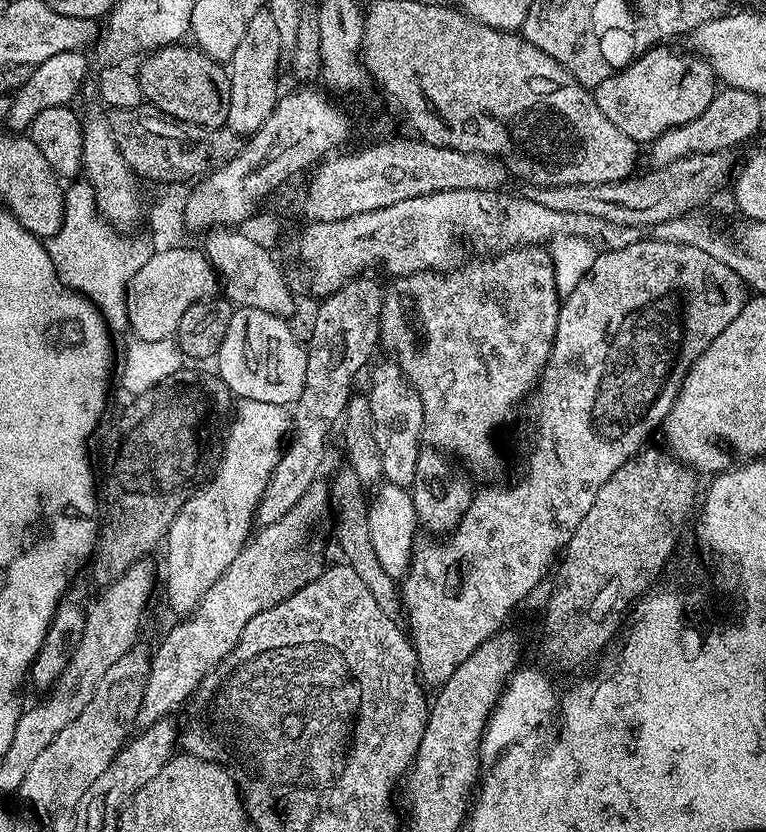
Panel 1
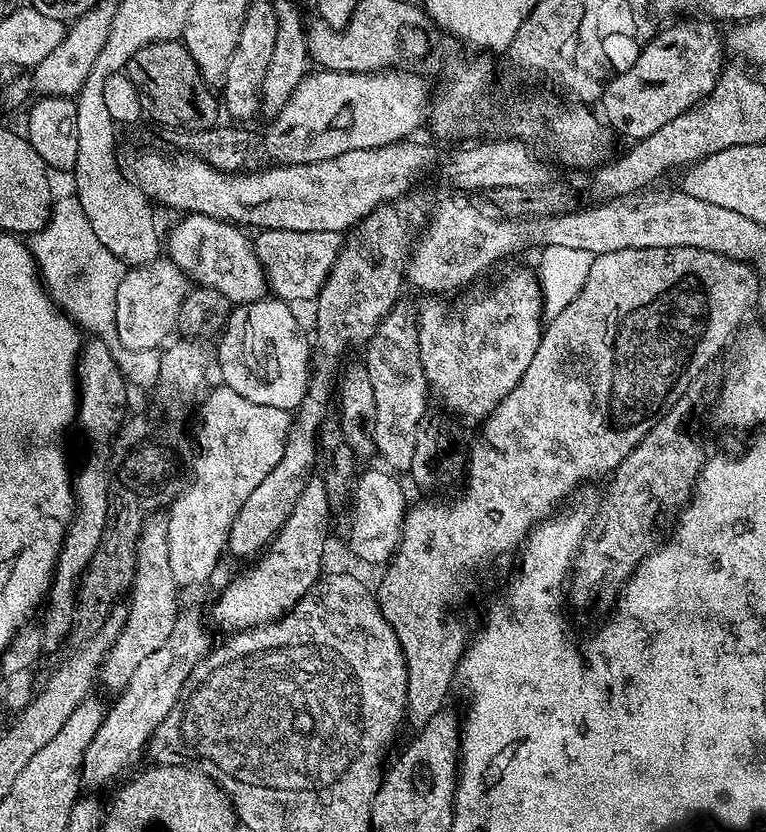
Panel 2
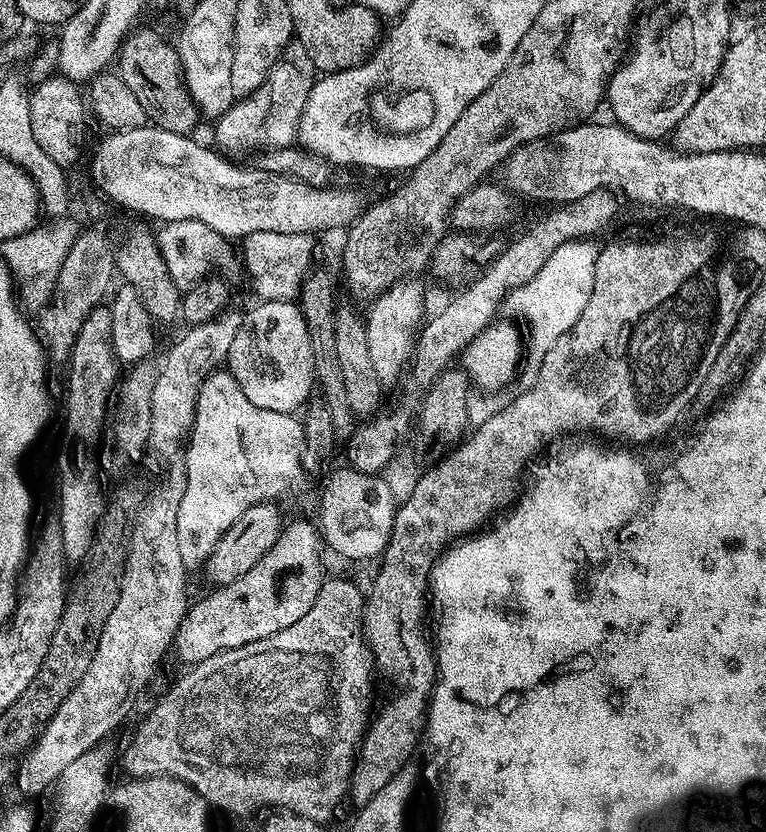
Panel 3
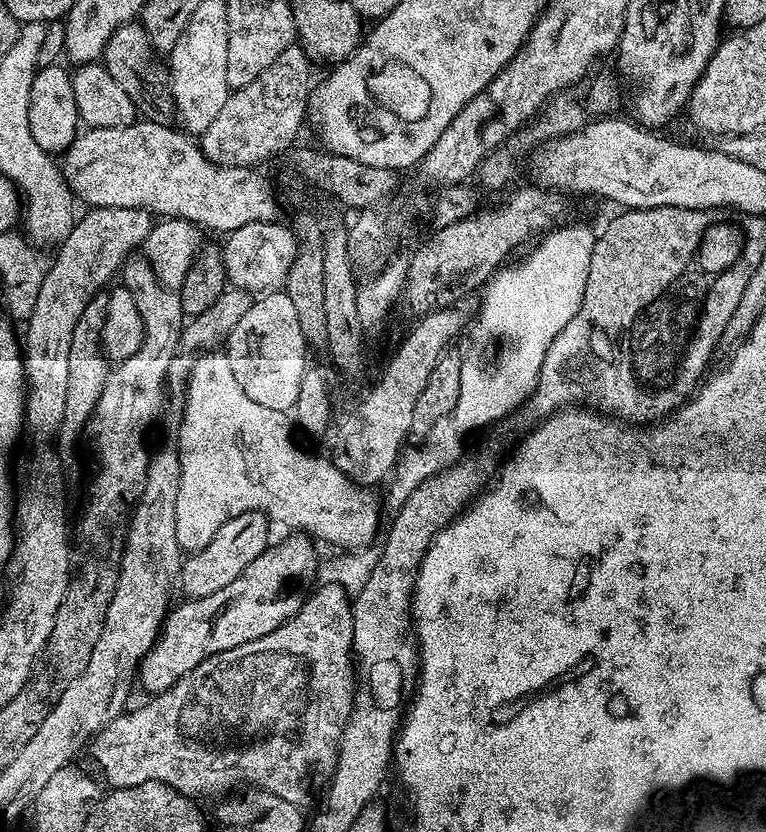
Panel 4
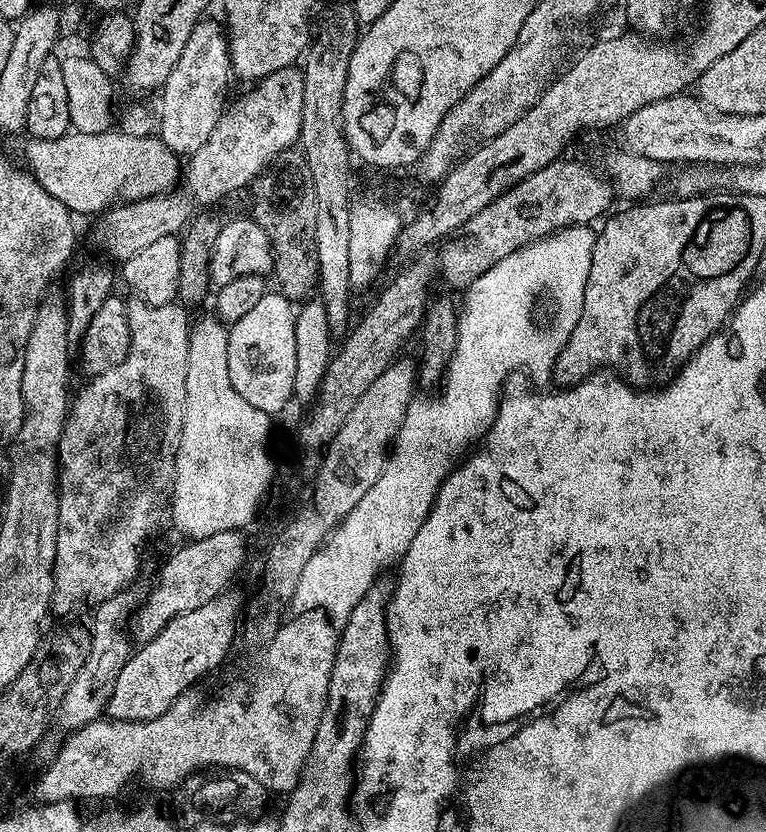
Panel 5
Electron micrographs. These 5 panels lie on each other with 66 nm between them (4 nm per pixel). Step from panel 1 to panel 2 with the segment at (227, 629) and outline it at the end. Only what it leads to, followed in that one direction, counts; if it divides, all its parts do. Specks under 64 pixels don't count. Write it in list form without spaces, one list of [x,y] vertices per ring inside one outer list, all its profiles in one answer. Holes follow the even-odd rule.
[[[181,611],[174,622],[174,630],[170,630],[170,638],[154,654],[148,655],[134,670],[134,678],[119,693],[116,705],[107,709],[104,722],[98,734],[84,751],[82,780],[85,785],[100,788],[108,784],[139,752],[148,747],[148,741],[156,733],[157,726],[170,714],[174,702],[178,702],[182,686],[186,678],[198,666],[198,662],[208,655],[214,641],[208,637],[204,624],[196,612]]]

